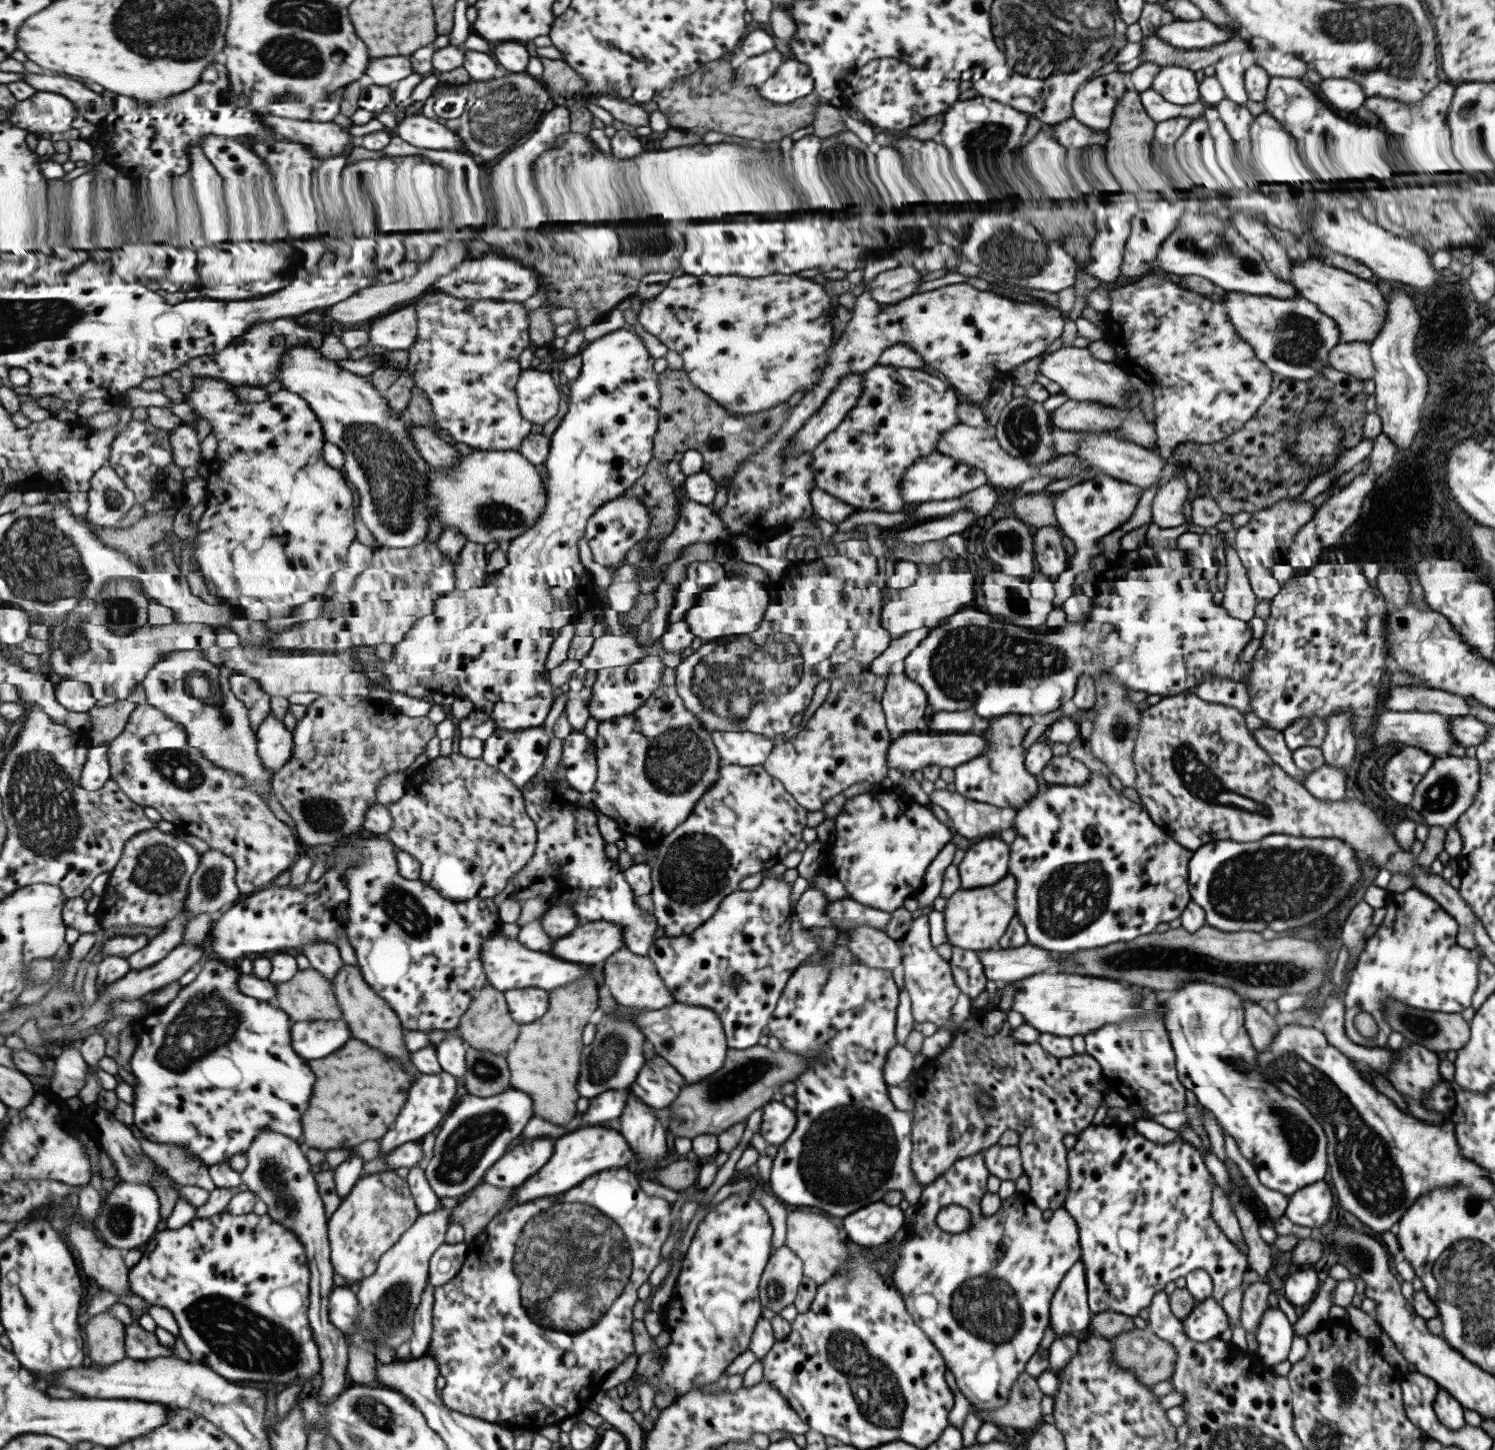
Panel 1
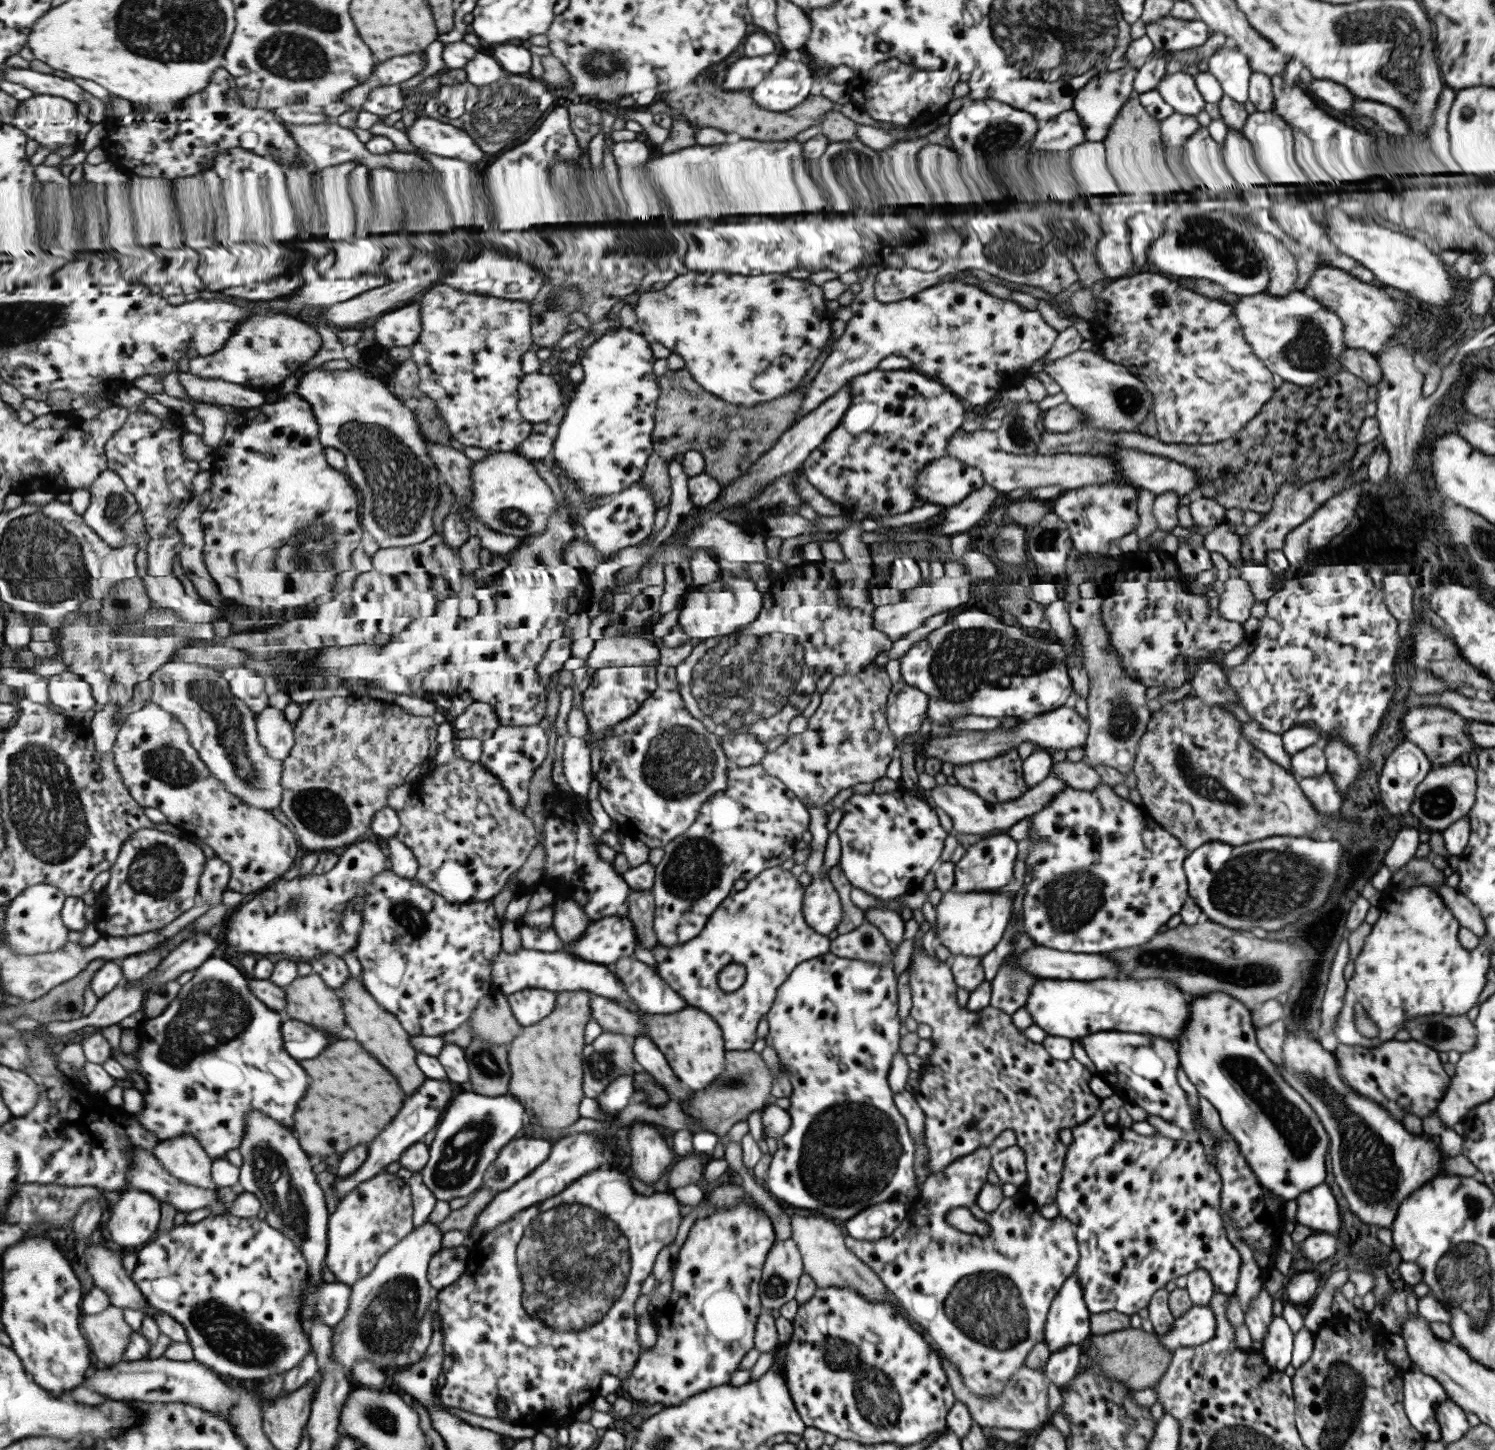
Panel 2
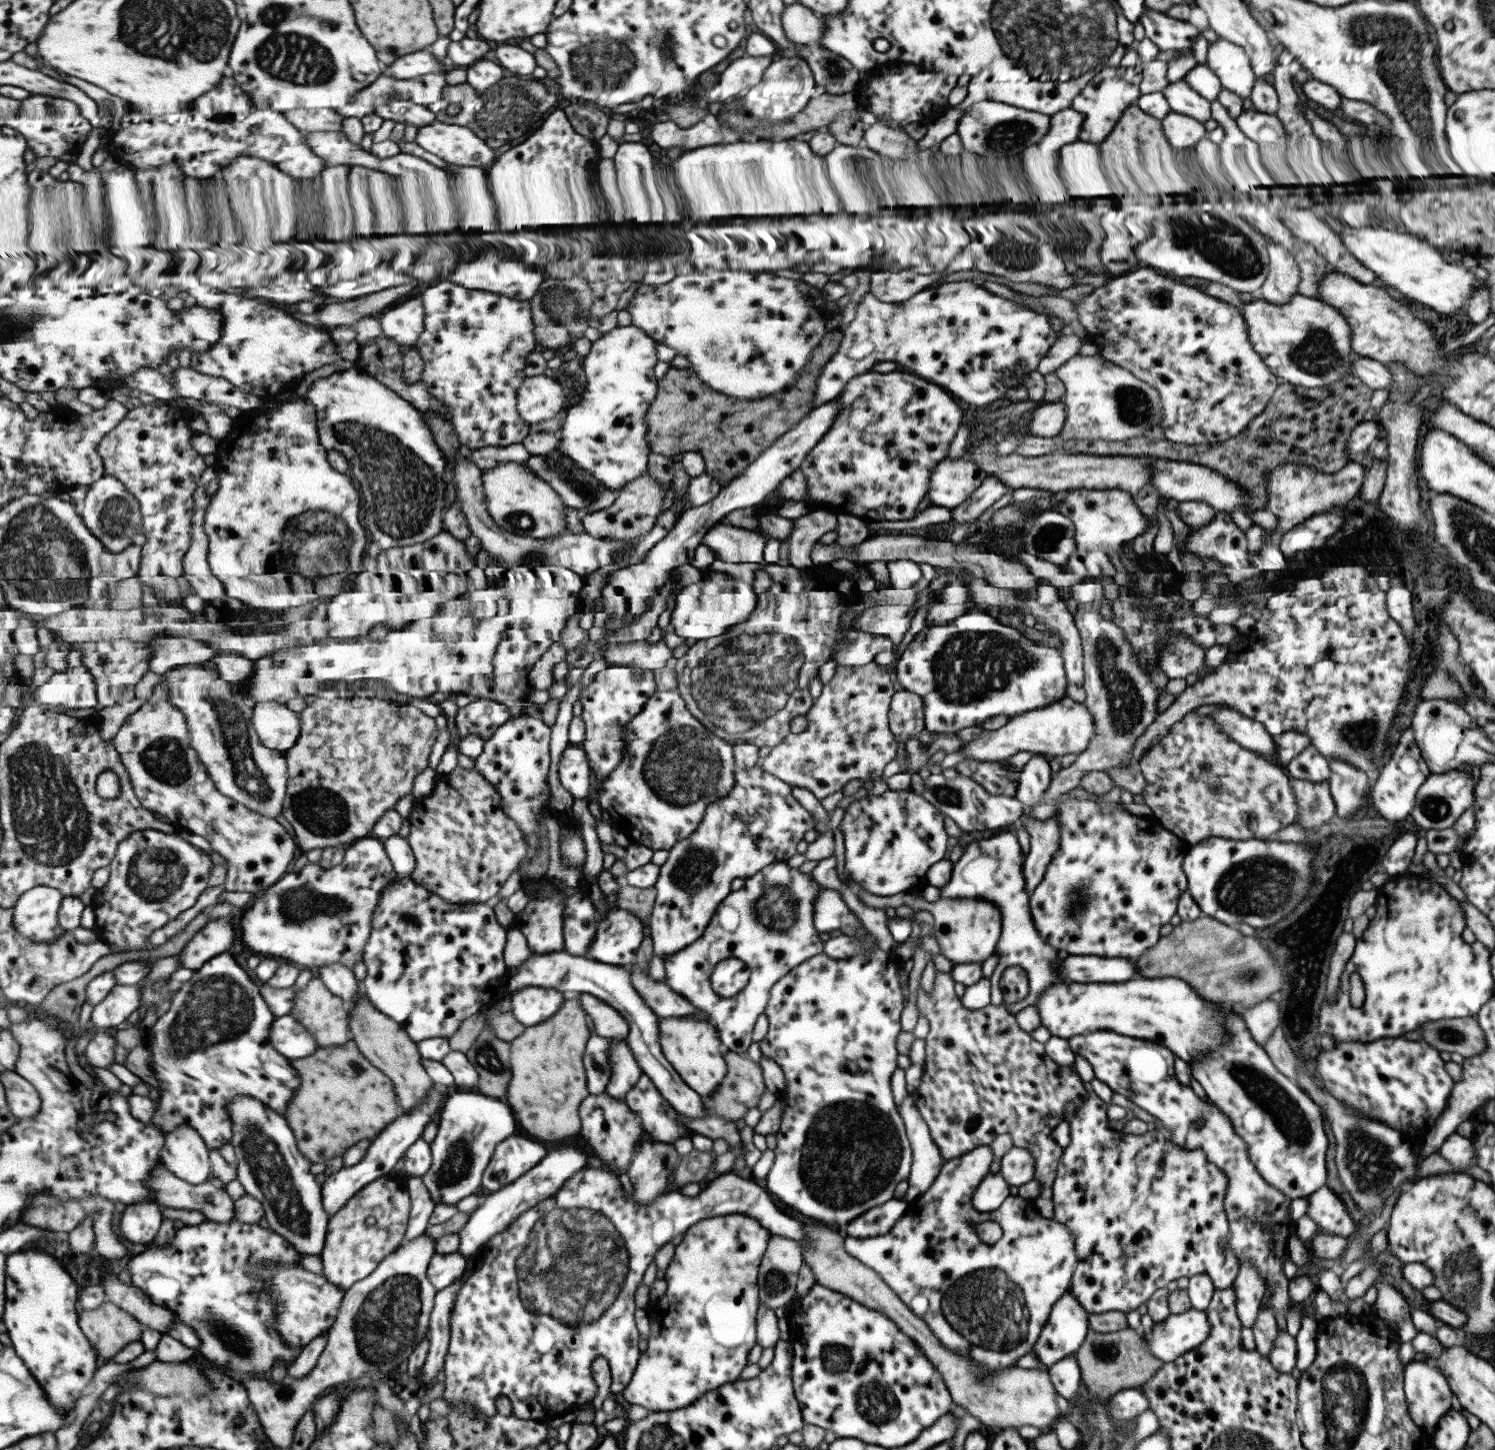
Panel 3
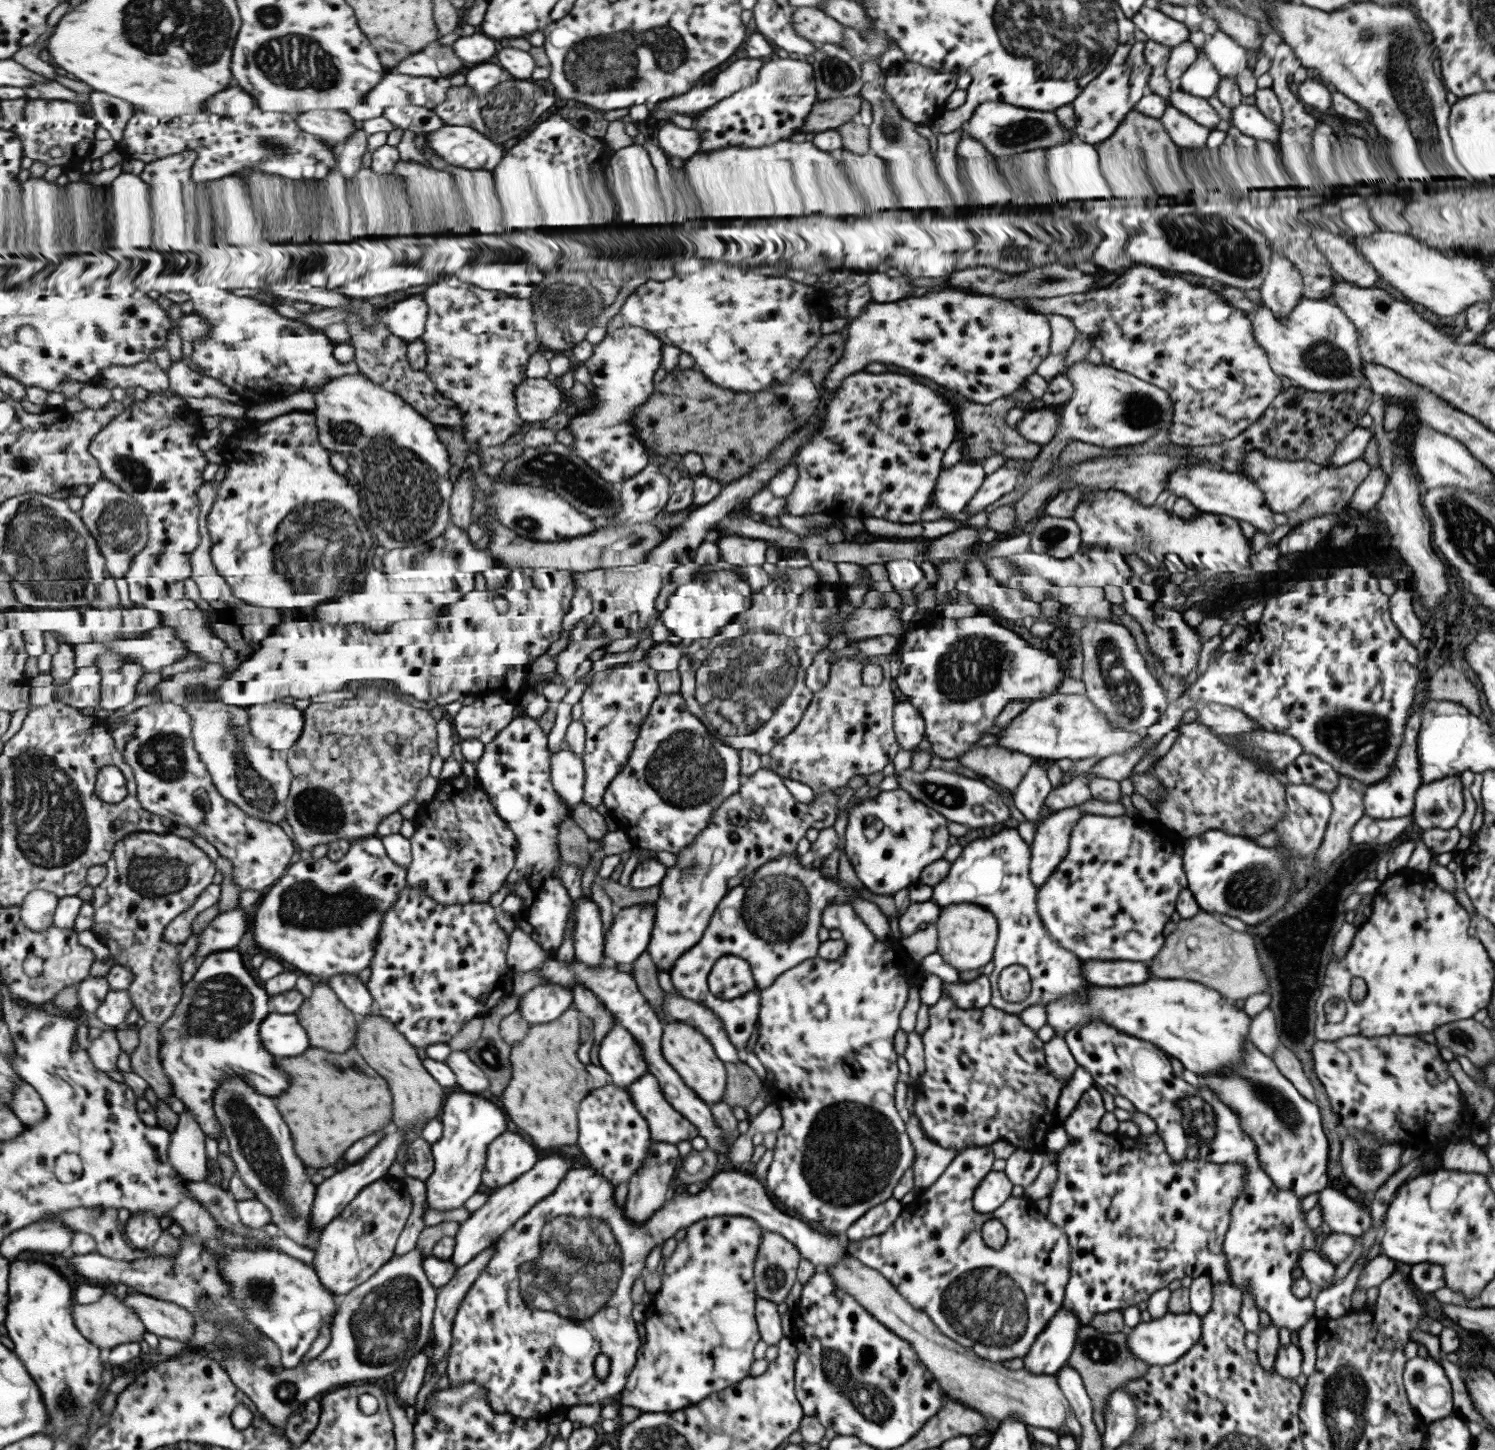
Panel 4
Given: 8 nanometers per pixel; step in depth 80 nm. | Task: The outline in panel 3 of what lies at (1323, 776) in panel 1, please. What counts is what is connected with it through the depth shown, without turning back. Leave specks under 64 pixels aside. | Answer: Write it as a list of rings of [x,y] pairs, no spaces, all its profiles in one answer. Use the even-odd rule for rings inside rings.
[[[1290,779],[1290,785],[1298,817],[1293,825],[1300,829],[1312,829],[1325,824],[1333,816],[1335,804],[1330,796],[1328,783]]]

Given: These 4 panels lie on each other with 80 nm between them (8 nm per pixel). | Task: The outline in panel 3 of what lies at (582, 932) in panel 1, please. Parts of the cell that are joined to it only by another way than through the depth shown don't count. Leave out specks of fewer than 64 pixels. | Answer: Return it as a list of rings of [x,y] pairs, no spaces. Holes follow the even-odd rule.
[[[611,909],[604,919],[599,920],[597,932],[595,933],[595,942],[588,952],[591,959],[598,960],[603,964],[618,966],[629,965],[635,960],[636,952],[641,946],[643,934],[642,922],[633,916],[628,910]]]

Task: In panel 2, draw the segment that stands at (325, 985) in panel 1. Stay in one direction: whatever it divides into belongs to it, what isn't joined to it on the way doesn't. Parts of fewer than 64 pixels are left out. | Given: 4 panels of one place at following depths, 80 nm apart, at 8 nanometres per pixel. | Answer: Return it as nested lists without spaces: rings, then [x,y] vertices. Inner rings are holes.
[[[311,972],[306,976],[298,976],[289,986],[286,986],[289,1018],[303,1021],[316,1026],[319,1030],[328,1032],[333,1040],[339,1040],[346,1024],[346,1011],[343,1008],[342,997],[331,988],[319,973]]]

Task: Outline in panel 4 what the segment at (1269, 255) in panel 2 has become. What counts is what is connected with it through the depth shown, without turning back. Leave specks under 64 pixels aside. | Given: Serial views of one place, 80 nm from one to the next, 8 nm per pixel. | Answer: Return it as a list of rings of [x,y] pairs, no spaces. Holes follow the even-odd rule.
[[[1272,252],[1268,274],[1258,286],[1261,303],[1276,319],[1286,317],[1302,296],[1302,278],[1295,266]]]

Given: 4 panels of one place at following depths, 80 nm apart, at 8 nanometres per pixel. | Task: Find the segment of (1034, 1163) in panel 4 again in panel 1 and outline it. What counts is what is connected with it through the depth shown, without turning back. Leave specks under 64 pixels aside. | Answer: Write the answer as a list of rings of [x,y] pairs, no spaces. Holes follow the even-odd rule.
[[[992,1145],[983,1152],[983,1163],[988,1175],[1001,1180],[1014,1182],[1021,1176],[1023,1168],[1017,1146]]]

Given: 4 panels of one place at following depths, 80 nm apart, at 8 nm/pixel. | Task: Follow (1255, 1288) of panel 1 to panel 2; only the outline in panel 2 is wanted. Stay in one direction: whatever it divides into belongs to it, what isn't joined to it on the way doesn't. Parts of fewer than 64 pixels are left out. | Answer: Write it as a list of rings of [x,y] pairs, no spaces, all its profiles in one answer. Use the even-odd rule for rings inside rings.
[[[1265,1287],[1250,1300],[1250,1305],[1243,1315],[1244,1324],[1249,1331],[1250,1338],[1262,1344],[1262,1336],[1266,1333],[1267,1325],[1272,1319],[1271,1303],[1273,1298],[1267,1294]]]

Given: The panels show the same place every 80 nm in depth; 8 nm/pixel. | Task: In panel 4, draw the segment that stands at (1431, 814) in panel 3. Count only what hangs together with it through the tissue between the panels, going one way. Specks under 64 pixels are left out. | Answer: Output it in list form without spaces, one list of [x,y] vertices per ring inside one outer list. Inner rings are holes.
[[[1458,775],[1420,784],[1414,794],[1412,820],[1423,831],[1455,827],[1464,809],[1461,792]]]

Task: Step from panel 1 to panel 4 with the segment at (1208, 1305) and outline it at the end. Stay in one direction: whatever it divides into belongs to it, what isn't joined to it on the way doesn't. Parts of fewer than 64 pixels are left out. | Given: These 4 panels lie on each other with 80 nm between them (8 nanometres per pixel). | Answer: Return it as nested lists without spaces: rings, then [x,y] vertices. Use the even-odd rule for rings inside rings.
[[[1165,1313],[1163,1316],[1148,1322],[1139,1322],[1137,1326],[1126,1329],[1126,1348],[1137,1359],[1146,1362],[1148,1366],[1163,1366],[1174,1363],[1183,1356],[1200,1337],[1202,1316],[1195,1313],[1175,1314]]]

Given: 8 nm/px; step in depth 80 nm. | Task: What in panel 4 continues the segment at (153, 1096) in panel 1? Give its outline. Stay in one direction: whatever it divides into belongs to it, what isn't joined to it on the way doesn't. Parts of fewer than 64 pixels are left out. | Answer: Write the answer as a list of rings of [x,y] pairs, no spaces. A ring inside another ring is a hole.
[[[236,949],[215,952],[207,956],[192,979],[185,984],[184,995],[177,1006],[177,1011],[160,1028],[162,1065],[174,1086],[174,1096],[194,1114],[206,1136],[215,1139],[225,1135],[225,1132],[215,1112],[214,1096],[228,1074],[245,1077],[254,1088],[258,1089],[258,1092],[272,1096],[276,1100],[285,1092],[285,1088],[291,1086],[291,1078],[287,1078],[287,1073],[278,1064],[279,1058],[272,1055],[263,1044],[262,1024],[273,1011],[271,994],[265,987],[259,986],[257,980],[251,976],[249,968]]]

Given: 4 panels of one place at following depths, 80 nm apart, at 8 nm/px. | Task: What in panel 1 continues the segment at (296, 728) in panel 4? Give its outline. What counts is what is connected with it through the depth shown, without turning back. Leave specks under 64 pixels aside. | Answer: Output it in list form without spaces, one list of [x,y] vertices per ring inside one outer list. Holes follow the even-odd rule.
[[[269,713],[257,730],[258,751],[266,768],[275,774],[282,770],[294,754],[294,732],[287,730],[285,724]]]

